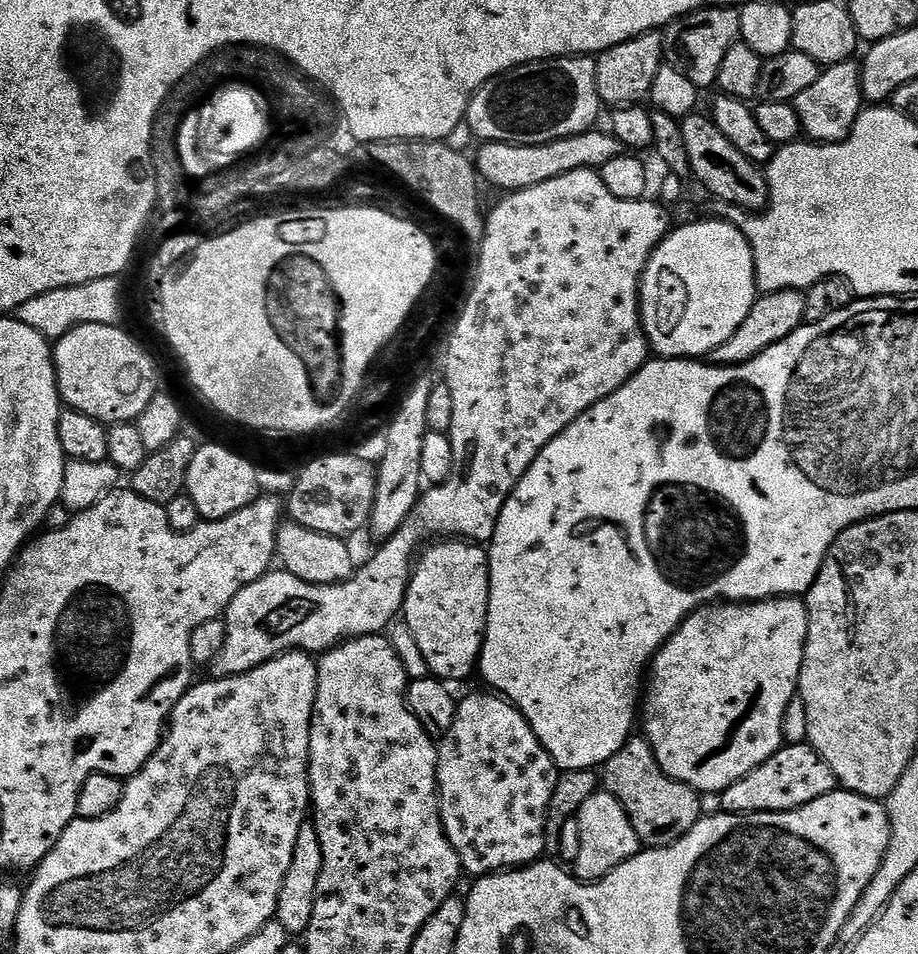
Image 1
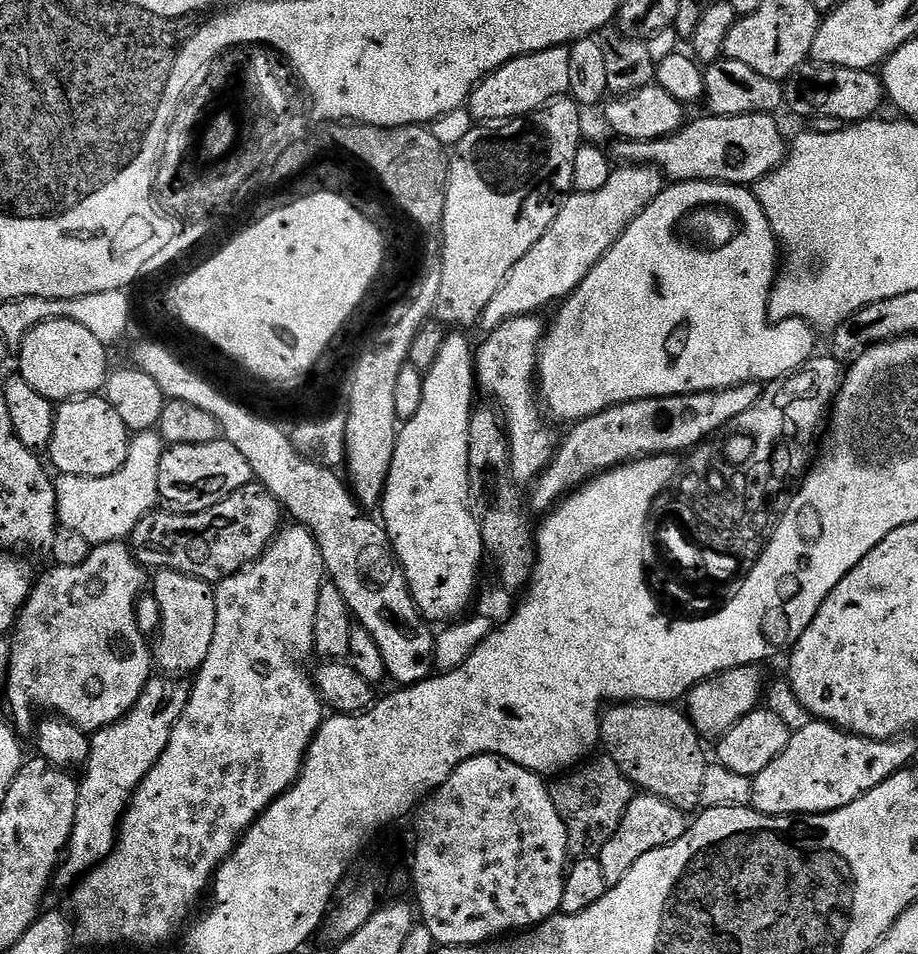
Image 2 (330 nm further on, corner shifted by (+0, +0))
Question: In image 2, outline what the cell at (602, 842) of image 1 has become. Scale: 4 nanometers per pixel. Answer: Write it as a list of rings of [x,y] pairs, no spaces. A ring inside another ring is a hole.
[[[647,794],[633,795],[618,830],[614,830],[610,842],[606,842],[606,846],[602,846],[598,854],[598,859],[602,862],[602,874],[606,874],[608,885],[622,882],[630,866],[634,866],[634,862],[638,862],[642,854],[650,854],[650,850],[658,850],[662,846],[678,842],[678,838],[682,838],[682,834],[689,826],[689,821],[684,820],[684,816],[685,813],[681,809],[662,798]]]

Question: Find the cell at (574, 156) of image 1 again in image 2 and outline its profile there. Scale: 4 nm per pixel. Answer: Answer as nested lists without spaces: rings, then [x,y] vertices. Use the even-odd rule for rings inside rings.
[[[704,114],[701,120],[689,123],[672,136],[662,140],[620,140],[614,156],[617,161],[628,164],[655,164],[662,169],[665,177],[672,182],[705,180],[715,184],[738,184],[755,186],[766,174],[770,174],[788,155],[789,141],[784,141],[784,132],[775,115],[746,114],[745,116],[713,116]]]

